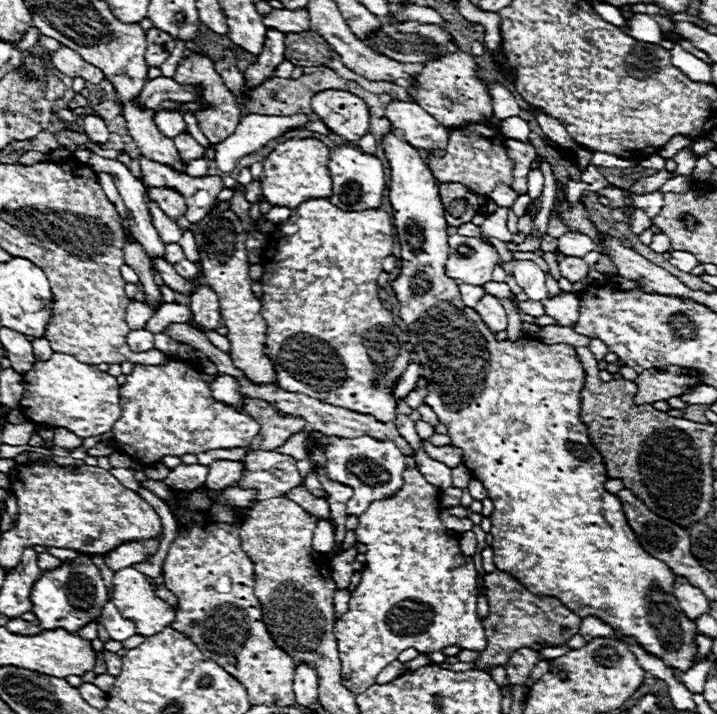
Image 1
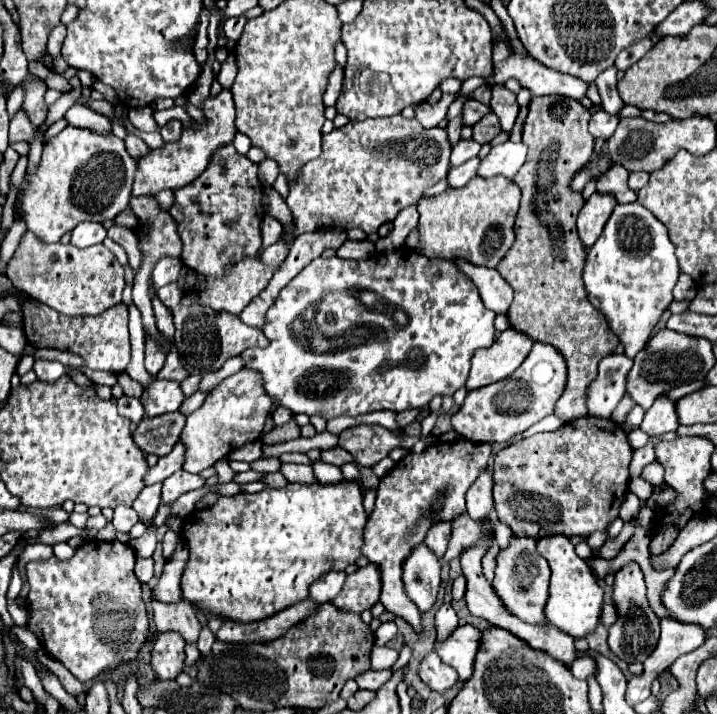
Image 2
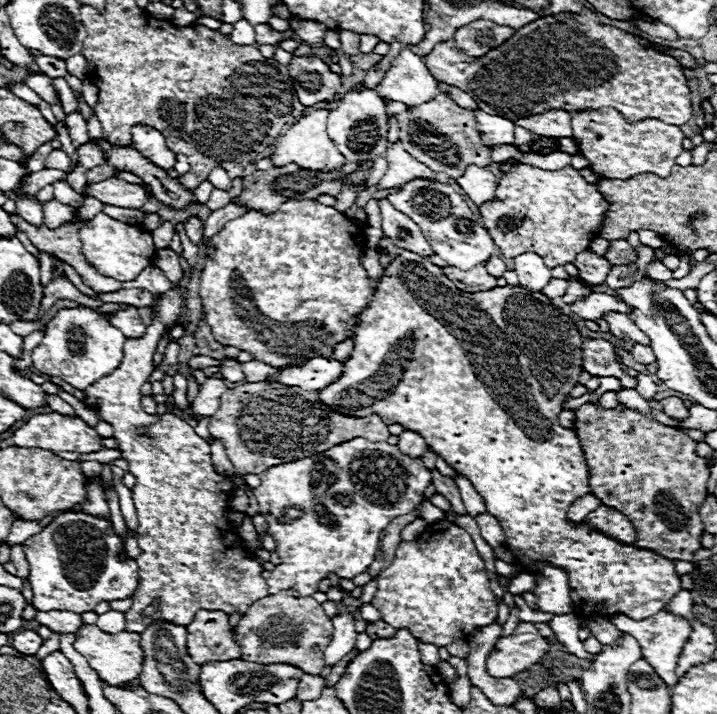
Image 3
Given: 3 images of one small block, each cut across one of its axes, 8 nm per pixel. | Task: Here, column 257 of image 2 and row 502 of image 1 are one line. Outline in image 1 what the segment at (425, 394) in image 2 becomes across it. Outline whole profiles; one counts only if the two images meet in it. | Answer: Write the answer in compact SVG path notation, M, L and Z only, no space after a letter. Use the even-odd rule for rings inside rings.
M360 436L360 438L338 438L334 440L334 444L330 444L326 448L326 472L332 480L336 482L344 482L346 486L352 486L352 500L348 500L348 514L356 514L360 516L370 502L380 500L380 498L388 498L392 494L396 494L396 490L400 490L402 486L402 472L404 472L404 454L400 452L400 448L386 440L376 440L370 436Z

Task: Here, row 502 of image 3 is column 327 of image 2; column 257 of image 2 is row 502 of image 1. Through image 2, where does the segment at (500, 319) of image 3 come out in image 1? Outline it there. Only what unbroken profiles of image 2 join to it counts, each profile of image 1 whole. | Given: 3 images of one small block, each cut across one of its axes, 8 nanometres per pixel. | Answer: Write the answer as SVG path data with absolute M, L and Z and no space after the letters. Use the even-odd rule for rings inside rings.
M394 132L382 136L382 148L390 164L388 198L394 208L392 216L402 248L400 276L392 282L400 302L400 318L408 324L410 336L416 338L414 352L428 380L424 402L448 428L452 446L462 450L462 464L484 484L488 498L494 502L490 534L494 538L496 568L518 578L532 594L554 596L574 614L582 618L596 616L620 634L634 638L648 654L672 668L674 674L688 672L696 664L698 654L696 622L680 610L672 594L674 572L640 546L634 530L626 522L618 496L604 488L608 478L606 466L580 422L584 370L574 348L568 344L546 346L526 336L520 336L518 342L496 340L484 326L480 314L464 306L458 282L446 276L448 224L432 170L420 152Z

